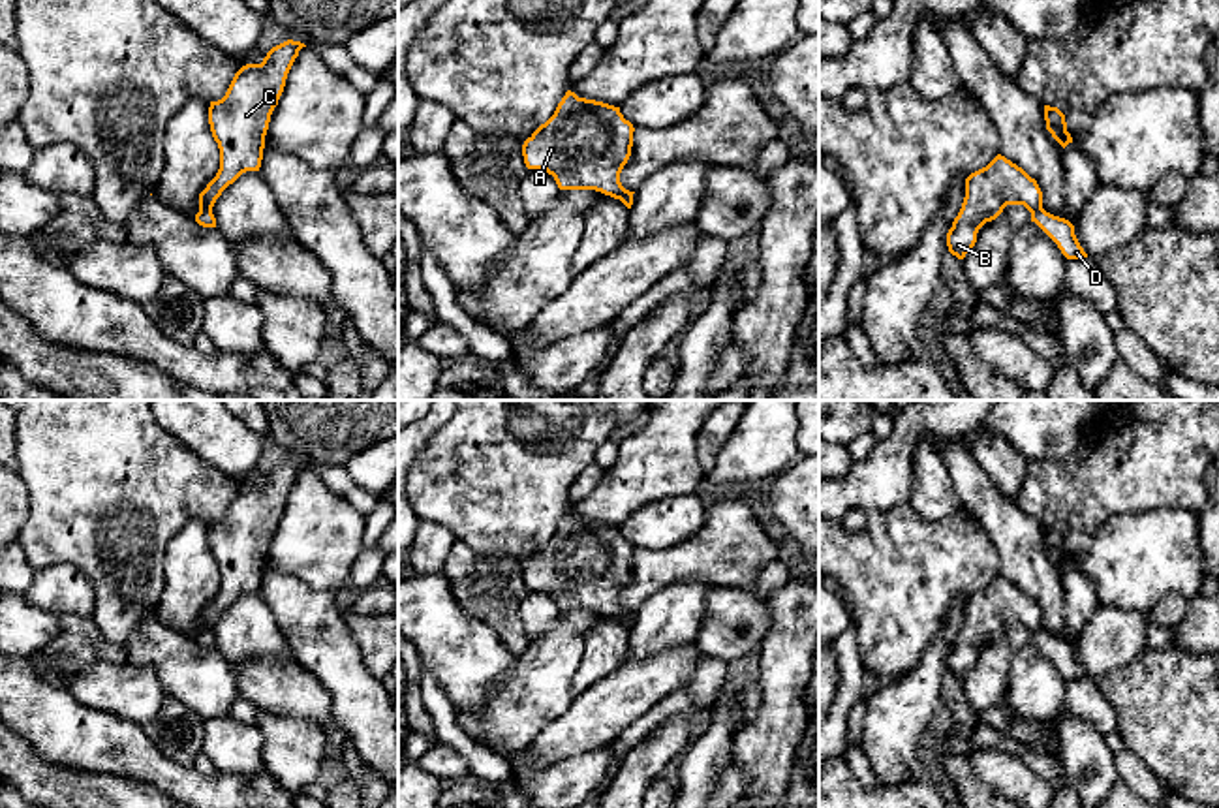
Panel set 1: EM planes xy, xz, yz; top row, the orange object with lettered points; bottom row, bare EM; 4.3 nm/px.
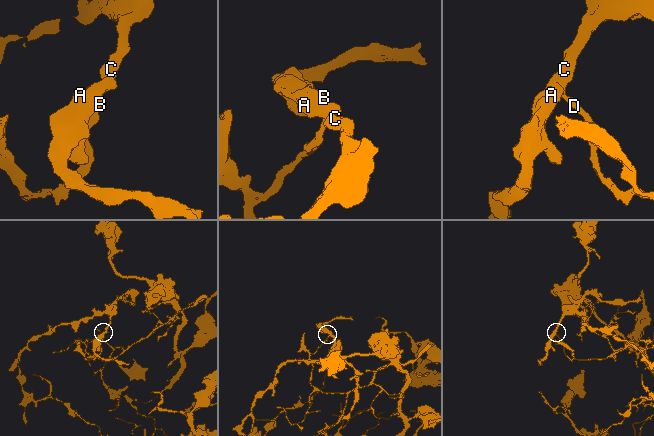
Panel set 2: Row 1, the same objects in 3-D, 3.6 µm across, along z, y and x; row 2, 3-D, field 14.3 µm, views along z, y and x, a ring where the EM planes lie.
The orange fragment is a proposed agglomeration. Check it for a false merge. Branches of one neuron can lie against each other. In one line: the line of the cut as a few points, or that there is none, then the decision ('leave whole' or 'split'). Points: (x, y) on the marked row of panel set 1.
xy (211, 207), (200, 211) | split

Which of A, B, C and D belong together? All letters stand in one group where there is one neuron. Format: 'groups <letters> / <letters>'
groups A B C / D

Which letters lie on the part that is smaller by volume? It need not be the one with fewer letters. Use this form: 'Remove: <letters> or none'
Remove: A, B, C

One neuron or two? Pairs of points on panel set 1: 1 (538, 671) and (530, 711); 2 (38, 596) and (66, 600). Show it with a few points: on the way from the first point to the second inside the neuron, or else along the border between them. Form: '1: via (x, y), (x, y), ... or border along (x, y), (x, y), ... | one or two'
1: via (538, 681), (530, 701) | one
2: via (46, 596), (59, 596) | one

